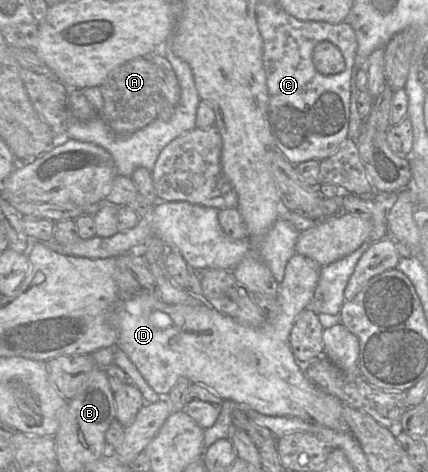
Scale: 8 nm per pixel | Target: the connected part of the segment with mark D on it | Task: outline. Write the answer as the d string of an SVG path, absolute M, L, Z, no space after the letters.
M295 253L287 262L284 278L279 283L277 292L279 314L274 319L267 319L259 327L239 323L208 303L167 304L158 297L156 290L140 291L131 299L119 300L110 308L108 322L118 333L117 348L129 357L148 385L161 397L170 392L179 378L185 377L192 383L206 386L223 401L244 403L258 413L296 417L338 432L349 432L343 417L343 404L305 376L300 363L292 353L289 342L295 318L307 308L313 298L321 267L314 260Z

